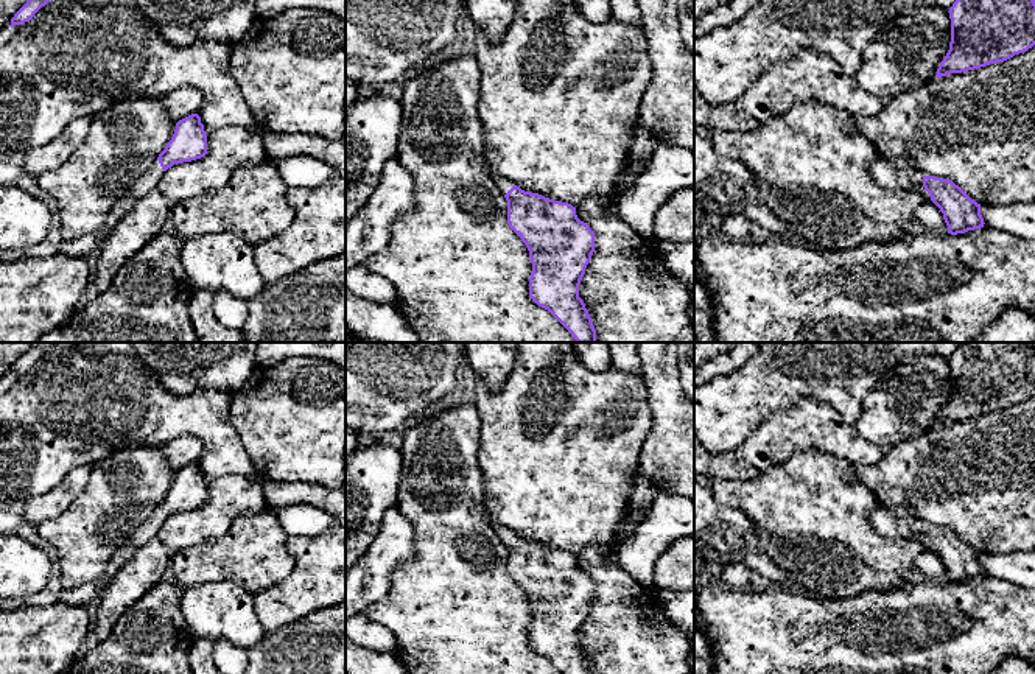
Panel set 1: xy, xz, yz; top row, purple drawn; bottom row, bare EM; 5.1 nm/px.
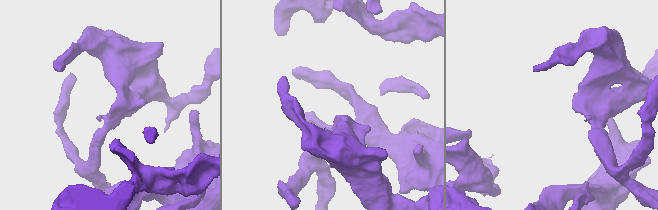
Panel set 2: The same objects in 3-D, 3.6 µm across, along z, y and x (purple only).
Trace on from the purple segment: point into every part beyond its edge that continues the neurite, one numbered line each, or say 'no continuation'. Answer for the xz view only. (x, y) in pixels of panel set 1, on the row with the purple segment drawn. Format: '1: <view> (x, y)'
1: xz (503, 184)

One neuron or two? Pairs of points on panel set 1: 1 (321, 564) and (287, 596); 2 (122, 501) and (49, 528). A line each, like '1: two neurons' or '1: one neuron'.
1: one neuron
2: one neuron

